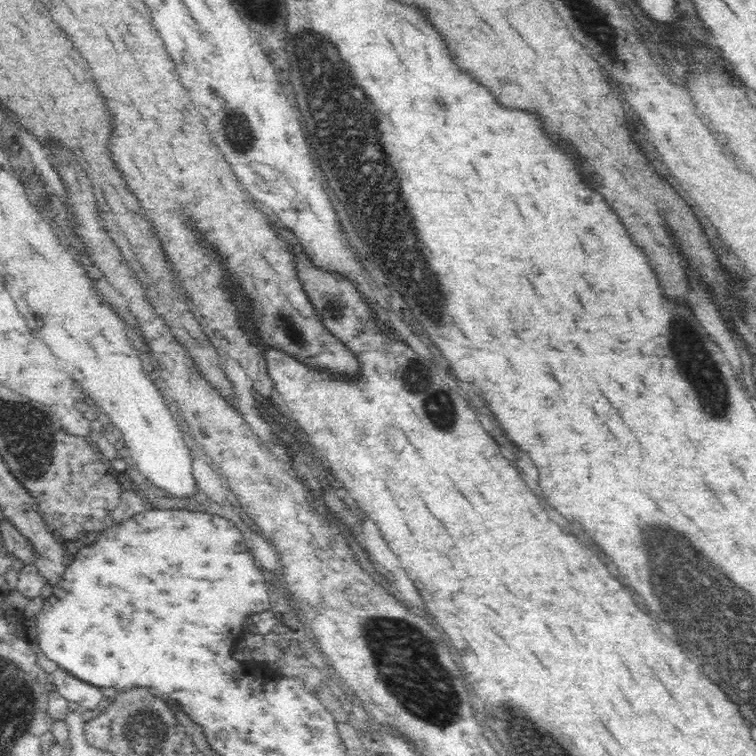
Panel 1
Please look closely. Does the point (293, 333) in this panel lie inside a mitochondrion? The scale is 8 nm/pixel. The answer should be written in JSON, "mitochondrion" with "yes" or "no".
{"mitochondrion":"yes"}

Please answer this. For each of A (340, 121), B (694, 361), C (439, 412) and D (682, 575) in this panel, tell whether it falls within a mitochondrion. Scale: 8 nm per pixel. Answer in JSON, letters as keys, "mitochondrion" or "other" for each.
{"A":"mitochondrion","B":"mitochondrion","C":"mitochondrion","D":"mitochondrion"}

